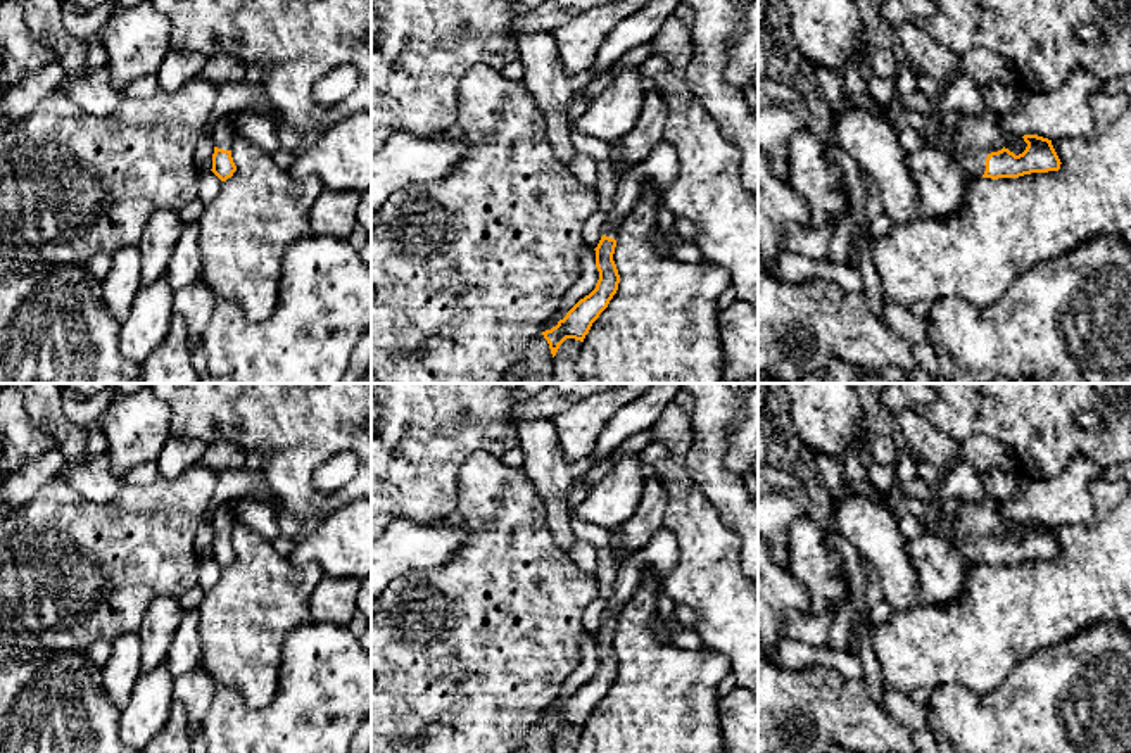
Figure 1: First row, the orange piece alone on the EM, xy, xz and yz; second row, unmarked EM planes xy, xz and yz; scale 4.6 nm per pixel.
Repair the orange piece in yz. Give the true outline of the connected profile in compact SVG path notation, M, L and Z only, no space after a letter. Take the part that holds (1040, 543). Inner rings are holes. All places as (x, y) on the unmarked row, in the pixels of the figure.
M962 503L953 522L950 546L962 556L964 563L1019 565L1031 560L1060 556L1060 546L1052 527L1038 522L1024 522L1026 537L1019 542L1003 534L1003 520L996 503Z

